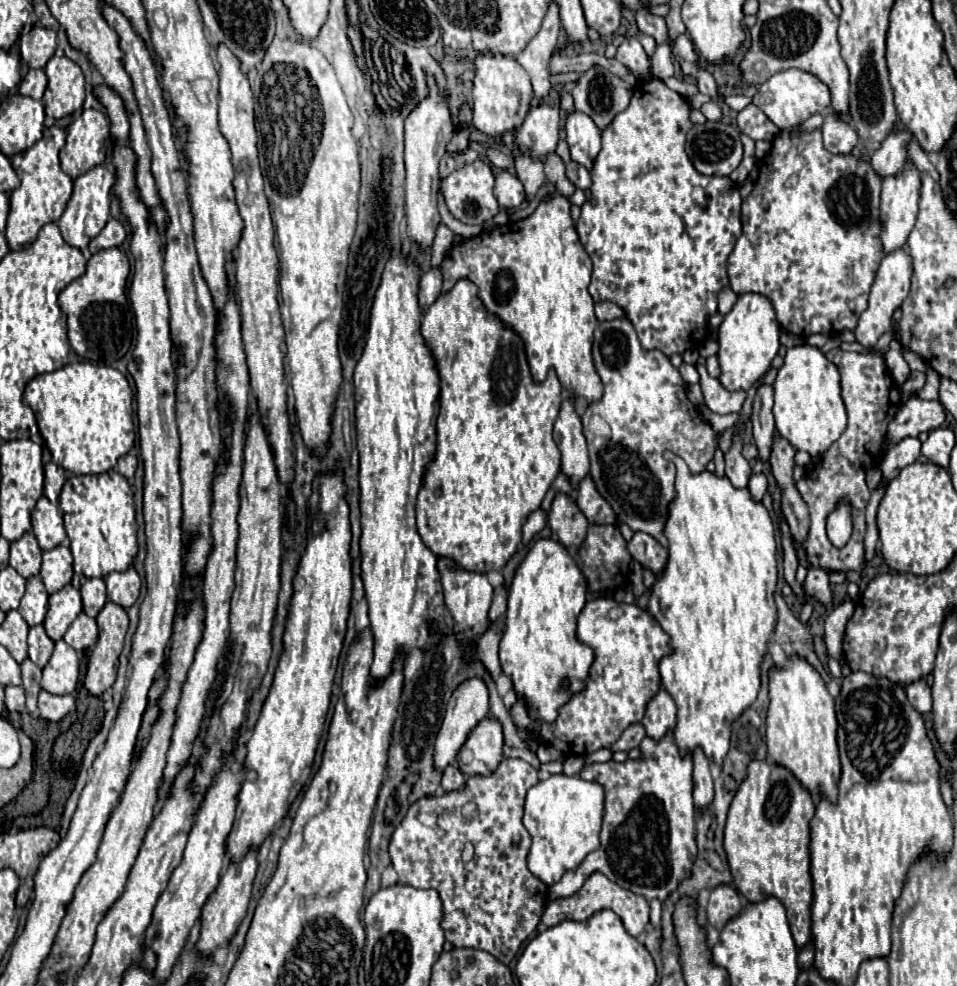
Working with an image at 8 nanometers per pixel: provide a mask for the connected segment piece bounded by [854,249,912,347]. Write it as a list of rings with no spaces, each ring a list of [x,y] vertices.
[[[898,249],[890,255],[886,255],[880,263],[880,269],[876,273],[876,279],[870,289],[870,299],[868,299],[868,309],[860,315],[858,325],[854,329],[856,341],[864,347],[874,347],[876,341],[892,329],[892,315],[900,305],[904,303],[904,297],[908,297],[910,289],[910,277],[912,277],[912,257],[908,255],[906,249]]]

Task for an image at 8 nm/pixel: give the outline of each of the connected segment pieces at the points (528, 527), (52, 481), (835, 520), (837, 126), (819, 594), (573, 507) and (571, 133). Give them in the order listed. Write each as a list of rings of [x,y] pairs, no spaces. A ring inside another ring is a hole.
[[[542,509],[534,511],[534,513],[528,517],[526,525],[524,525],[524,537],[522,537],[522,543],[528,545],[528,543],[532,541],[532,537],[534,537],[536,533],[542,531],[544,525],[546,525],[546,513],[544,513]]]
[[[46,463],[46,467],[44,467],[44,495],[52,503],[58,503],[64,481],[66,481],[64,469],[60,465],[56,465],[56,463]]]
[[[846,497],[838,501],[838,507],[826,517],[828,539],[834,547],[844,547],[852,535],[852,507]]]
[[[828,113],[822,125],[824,147],[834,155],[850,155],[852,149],[858,145],[858,135],[854,127],[842,121],[836,113]]]
[[[810,569],[804,589],[810,597],[814,597],[818,603],[832,603],[832,589],[828,581],[828,573],[822,569]]]
[[[558,495],[554,499],[548,513],[548,525],[558,541],[568,549],[572,549],[572,545],[582,545],[588,531],[588,521],[570,495]]]
[[[574,113],[566,121],[566,141],[570,145],[572,161],[592,171],[596,153],[600,153],[600,129],[584,113]]]

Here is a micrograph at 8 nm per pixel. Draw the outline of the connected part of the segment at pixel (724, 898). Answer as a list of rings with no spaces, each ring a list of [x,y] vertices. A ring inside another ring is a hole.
[[[720,885],[710,891],[708,923],[726,925],[726,921],[736,917],[736,913],[740,913],[742,907],[744,907],[744,903],[742,903],[742,897],[736,893],[736,889],[728,887],[728,885]]]

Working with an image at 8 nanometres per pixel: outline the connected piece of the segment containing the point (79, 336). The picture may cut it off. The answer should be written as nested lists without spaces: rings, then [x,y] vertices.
[[[100,249],[88,261],[86,273],[60,291],[58,304],[67,322],[70,347],[82,359],[112,365],[120,361],[132,345],[132,309],[126,299],[126,279],[130,261],[124,251]]]

